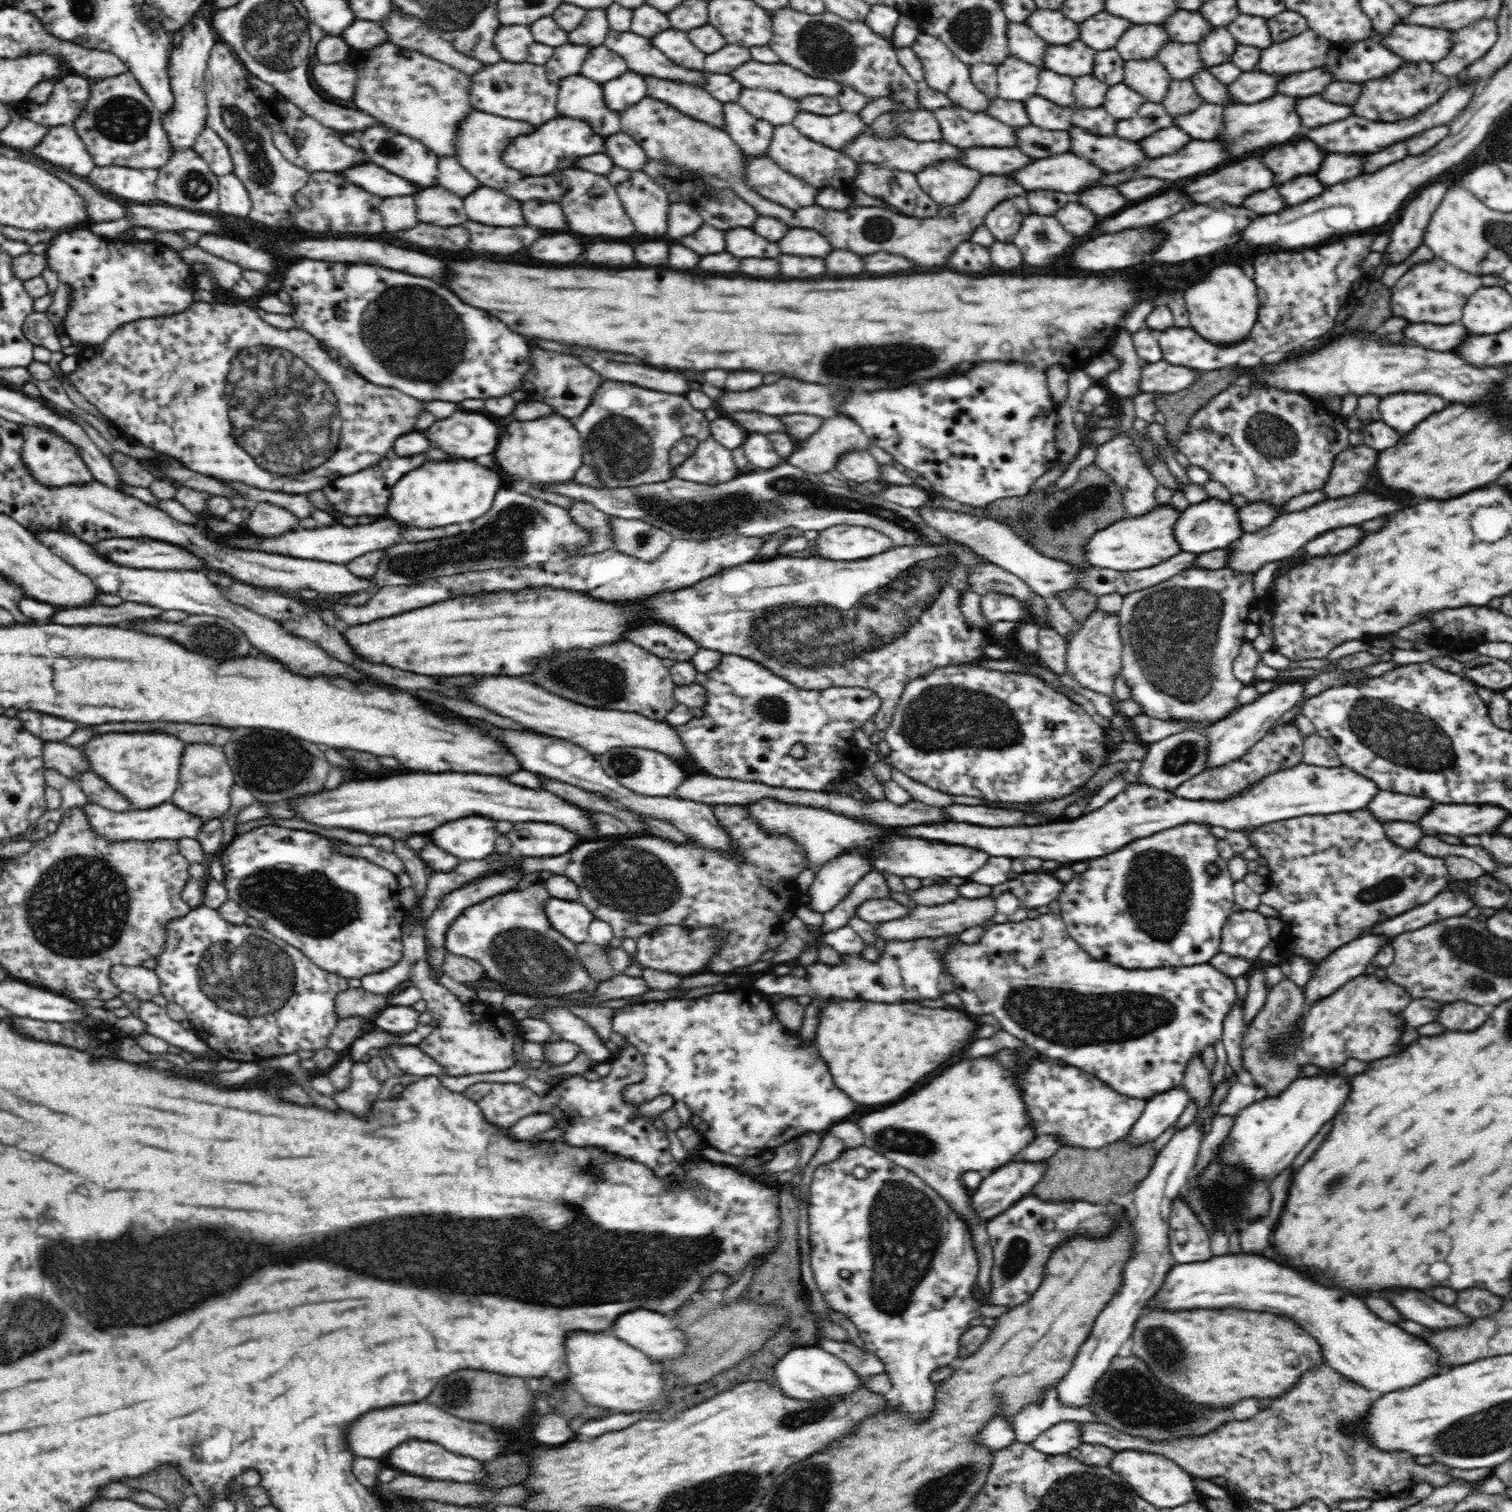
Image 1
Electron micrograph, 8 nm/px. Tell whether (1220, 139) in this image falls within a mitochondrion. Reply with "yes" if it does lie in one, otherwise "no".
no

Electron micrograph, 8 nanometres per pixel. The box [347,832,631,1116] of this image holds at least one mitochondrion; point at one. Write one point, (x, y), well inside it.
(526, 955)

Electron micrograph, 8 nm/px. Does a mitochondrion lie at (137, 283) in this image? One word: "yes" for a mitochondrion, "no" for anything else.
yes

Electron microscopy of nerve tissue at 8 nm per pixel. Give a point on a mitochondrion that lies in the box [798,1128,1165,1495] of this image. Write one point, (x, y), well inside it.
(905, 1226)

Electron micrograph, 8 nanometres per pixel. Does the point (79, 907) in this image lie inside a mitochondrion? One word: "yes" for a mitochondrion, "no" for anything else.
yes

